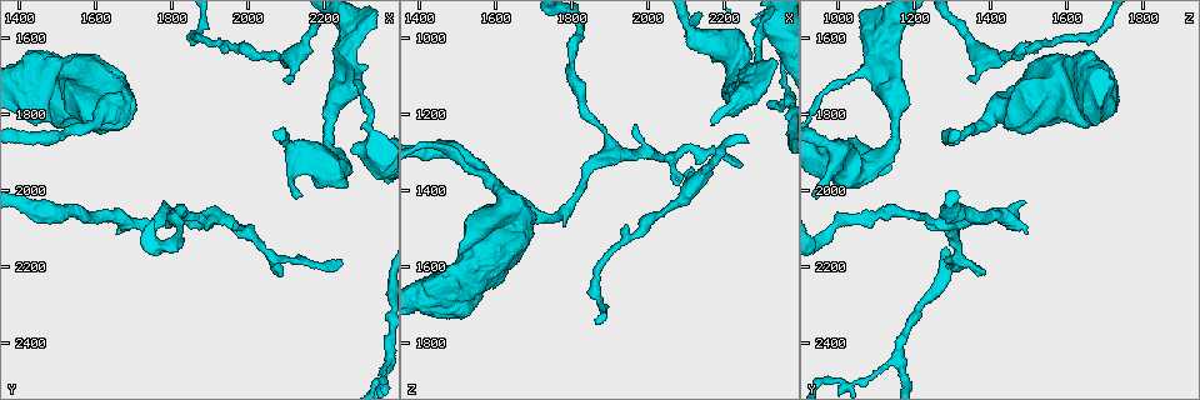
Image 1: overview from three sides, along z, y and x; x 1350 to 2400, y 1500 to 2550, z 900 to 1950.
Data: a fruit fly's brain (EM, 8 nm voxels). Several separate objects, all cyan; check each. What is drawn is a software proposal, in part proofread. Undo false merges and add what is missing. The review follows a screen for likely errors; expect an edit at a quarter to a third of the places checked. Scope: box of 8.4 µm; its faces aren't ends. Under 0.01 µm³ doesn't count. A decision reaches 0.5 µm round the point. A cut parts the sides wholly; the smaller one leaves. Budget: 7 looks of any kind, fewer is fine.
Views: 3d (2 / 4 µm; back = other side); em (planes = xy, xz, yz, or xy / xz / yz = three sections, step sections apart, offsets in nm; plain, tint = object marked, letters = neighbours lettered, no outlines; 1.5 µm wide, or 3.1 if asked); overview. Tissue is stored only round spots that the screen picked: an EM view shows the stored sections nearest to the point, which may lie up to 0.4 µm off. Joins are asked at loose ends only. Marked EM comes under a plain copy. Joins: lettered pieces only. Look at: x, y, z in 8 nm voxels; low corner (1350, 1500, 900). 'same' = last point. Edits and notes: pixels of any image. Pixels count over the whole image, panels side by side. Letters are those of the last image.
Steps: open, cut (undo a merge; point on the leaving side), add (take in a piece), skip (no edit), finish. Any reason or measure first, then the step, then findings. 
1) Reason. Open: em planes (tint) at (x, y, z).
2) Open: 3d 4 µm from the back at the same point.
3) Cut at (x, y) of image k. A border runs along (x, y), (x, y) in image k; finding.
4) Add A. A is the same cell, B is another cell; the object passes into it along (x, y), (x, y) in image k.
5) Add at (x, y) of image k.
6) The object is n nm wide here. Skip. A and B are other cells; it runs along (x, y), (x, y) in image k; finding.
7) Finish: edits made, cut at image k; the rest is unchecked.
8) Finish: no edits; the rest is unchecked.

Branch stops here. Open: 3d 4 µm at (2110, 1705, 1345).

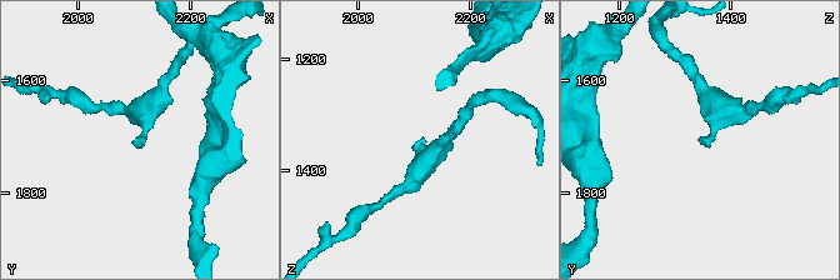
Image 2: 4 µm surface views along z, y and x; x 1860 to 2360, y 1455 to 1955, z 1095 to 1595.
Open: em planes (tint) at (2115, 1705, 1340).

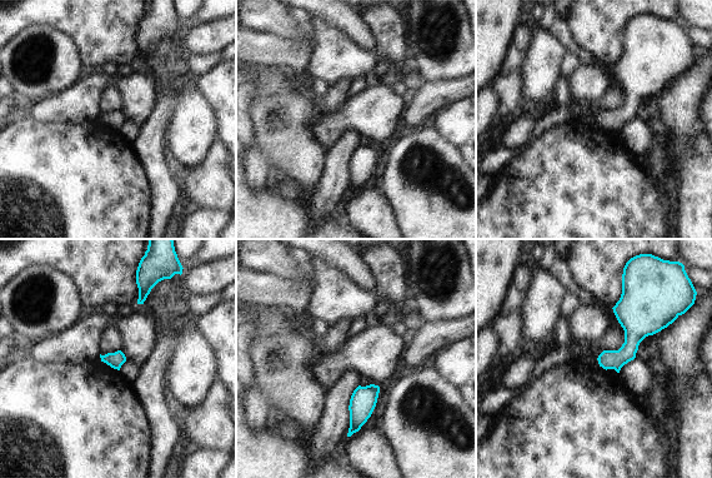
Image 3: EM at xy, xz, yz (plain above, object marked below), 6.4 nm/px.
What lies round it. Open: em planes (letters) at the same point.

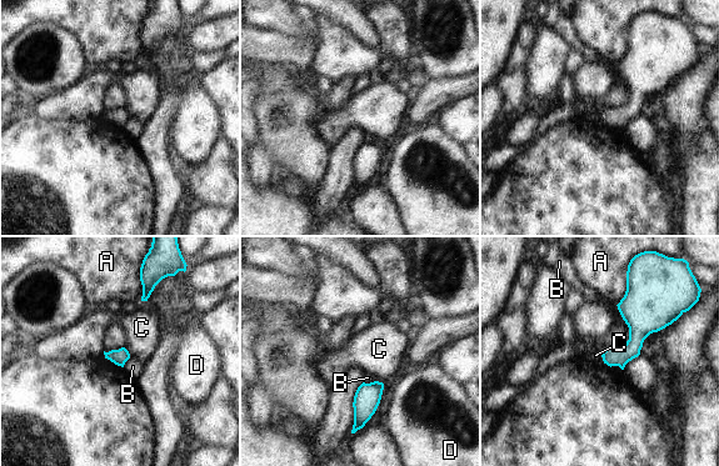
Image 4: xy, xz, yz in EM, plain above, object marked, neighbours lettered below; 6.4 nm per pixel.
The longest contact is with A, 220 nm. Skip. A, B, C and D are other cells; none of them fits.

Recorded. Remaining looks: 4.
Small branch off a trunk. Open: 3d 4 µm at (2285, 1685, 1070).

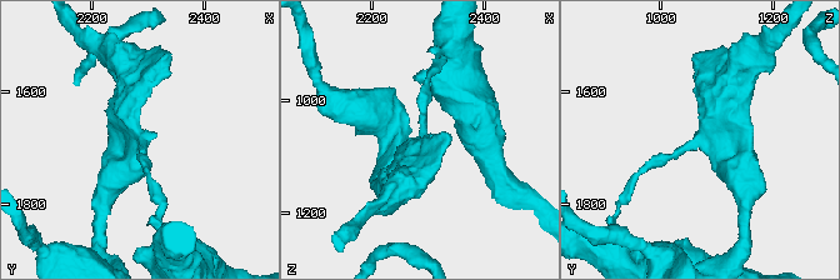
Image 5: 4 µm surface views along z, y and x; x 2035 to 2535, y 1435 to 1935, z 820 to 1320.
Need the tissue. Open: em planes (tint) at (2295, 1690, 1070).

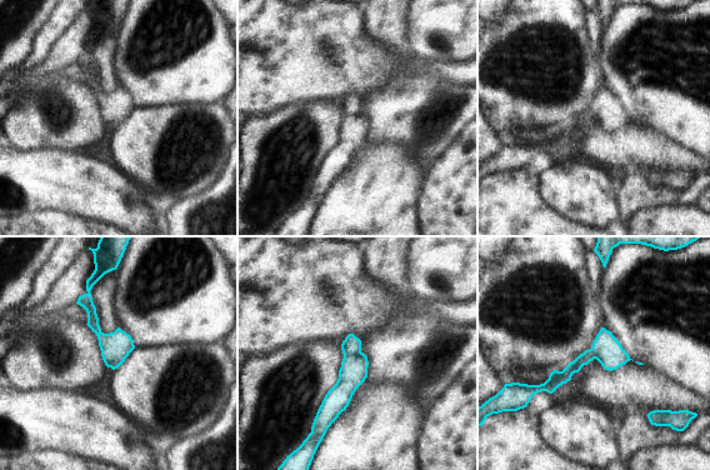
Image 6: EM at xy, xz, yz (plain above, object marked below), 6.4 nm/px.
Open: em planes (letters) at the same point.

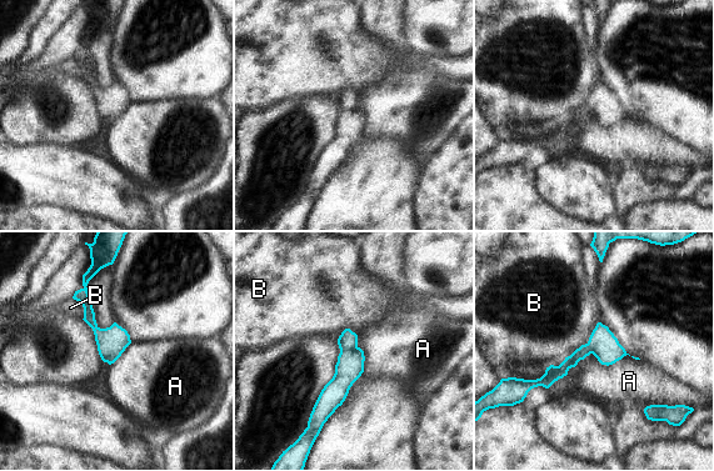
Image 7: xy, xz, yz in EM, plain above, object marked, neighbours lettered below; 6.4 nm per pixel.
The longest contact is with A, 480 nm. Cut at (348, 340) of image 7. A and B are other cells; a second neuron is stuck on.

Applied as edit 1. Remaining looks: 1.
Finish: edits made, cut at image 7; the rest is unchecked.

